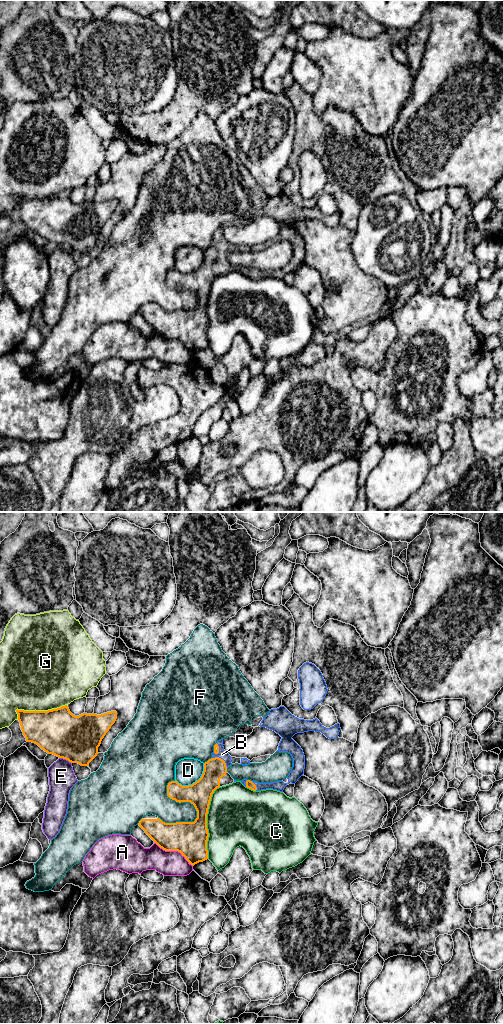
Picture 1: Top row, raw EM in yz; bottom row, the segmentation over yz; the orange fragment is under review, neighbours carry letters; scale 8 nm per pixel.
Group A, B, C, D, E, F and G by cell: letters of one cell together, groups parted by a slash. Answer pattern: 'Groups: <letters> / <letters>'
Groups: A / B / C / D / E / F / G

